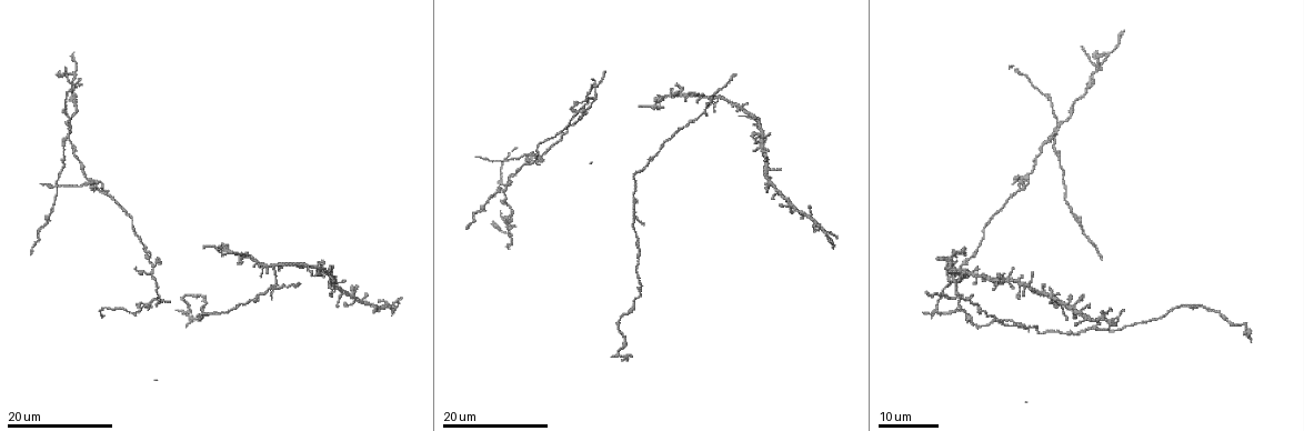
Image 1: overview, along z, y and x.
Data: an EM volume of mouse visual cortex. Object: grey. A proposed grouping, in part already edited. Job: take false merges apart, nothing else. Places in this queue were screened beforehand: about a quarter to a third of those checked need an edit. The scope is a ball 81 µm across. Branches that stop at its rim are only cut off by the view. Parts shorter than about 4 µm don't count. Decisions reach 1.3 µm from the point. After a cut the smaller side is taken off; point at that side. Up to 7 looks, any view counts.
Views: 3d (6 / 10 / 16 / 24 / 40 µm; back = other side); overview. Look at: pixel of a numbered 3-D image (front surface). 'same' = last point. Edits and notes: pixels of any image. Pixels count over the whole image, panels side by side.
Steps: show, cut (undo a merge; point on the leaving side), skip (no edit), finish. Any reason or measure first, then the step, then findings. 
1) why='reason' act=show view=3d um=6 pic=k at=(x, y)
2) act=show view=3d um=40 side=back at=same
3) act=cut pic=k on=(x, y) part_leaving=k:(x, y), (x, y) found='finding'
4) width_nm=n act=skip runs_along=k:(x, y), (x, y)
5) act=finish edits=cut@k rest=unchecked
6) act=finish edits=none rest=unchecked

why='four-way junction' act=show view=3d um=24 pic=1 at=(958, 298)

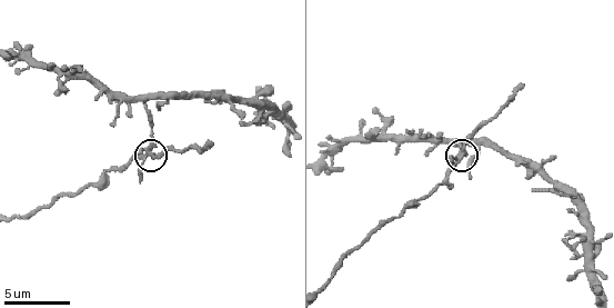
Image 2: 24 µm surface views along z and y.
act=show view=3d um=6 pic=2 at=(461, 159)

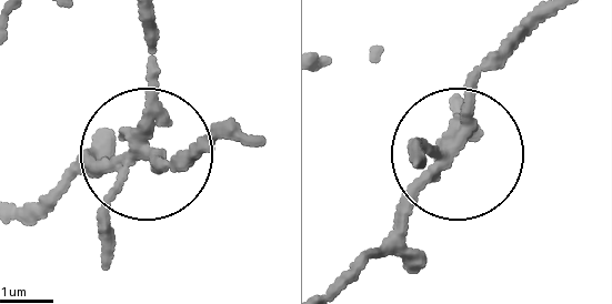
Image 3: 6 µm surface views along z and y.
act=show view=3d um=6 side=back pic=3 at=(453, 141)

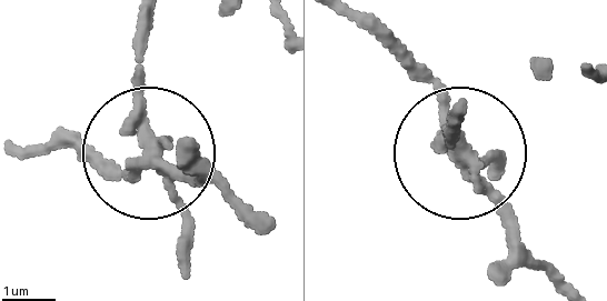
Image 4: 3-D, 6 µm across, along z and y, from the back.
act=cut pic=4 on=(510, 211) part_leaving=4:(454, 160), (573, 288) found='two neurons meet here'

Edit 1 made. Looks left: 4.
act=show view=3d um=24 pic=1 at=(1079, 223)

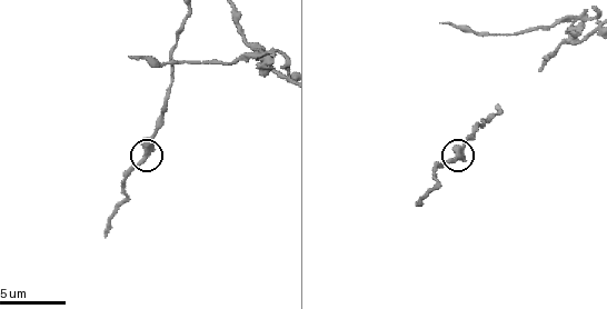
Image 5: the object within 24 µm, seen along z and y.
why='zoom in' act=show view=3d um=6 pic=5 at=(455, 161)

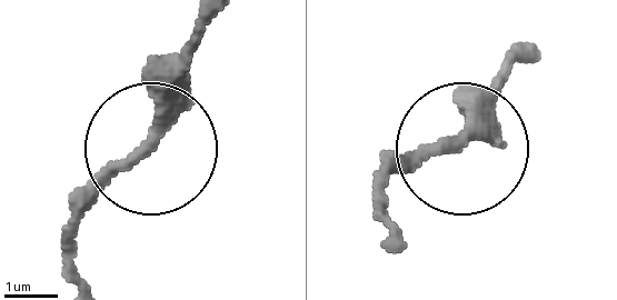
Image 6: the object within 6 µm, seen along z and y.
width_nm=270 act=skip runs_along=6:(211, 12), (168, 119), (70, 233) found='continuous, no second neuron'

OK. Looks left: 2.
why='thick turns thin' act=show view=3d um=10 pic=5 at=(477, 123)

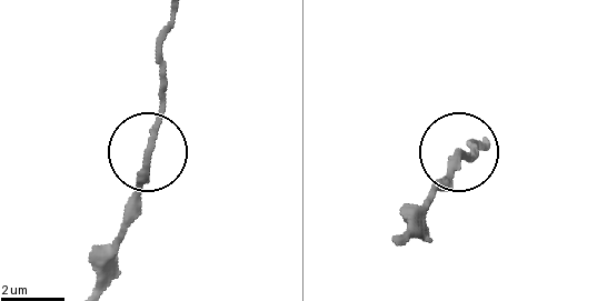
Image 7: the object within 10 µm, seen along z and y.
act=show view=3d um=10 side=back pic=7 at=(458, 150)

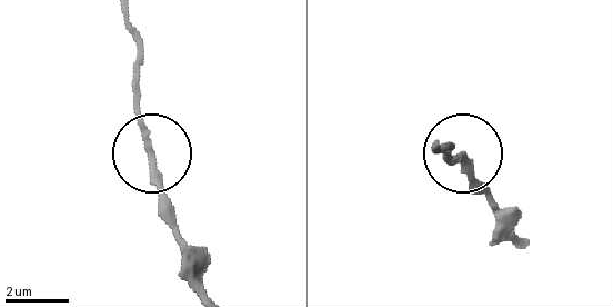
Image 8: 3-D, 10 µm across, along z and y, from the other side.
width_nm=200 act=skip runs_along=8:(126, 21), (136, 46), (136, 117), (160, 210) found='all the same neuron'

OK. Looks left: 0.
act=finish edits=cut@4 rest=unchecked

